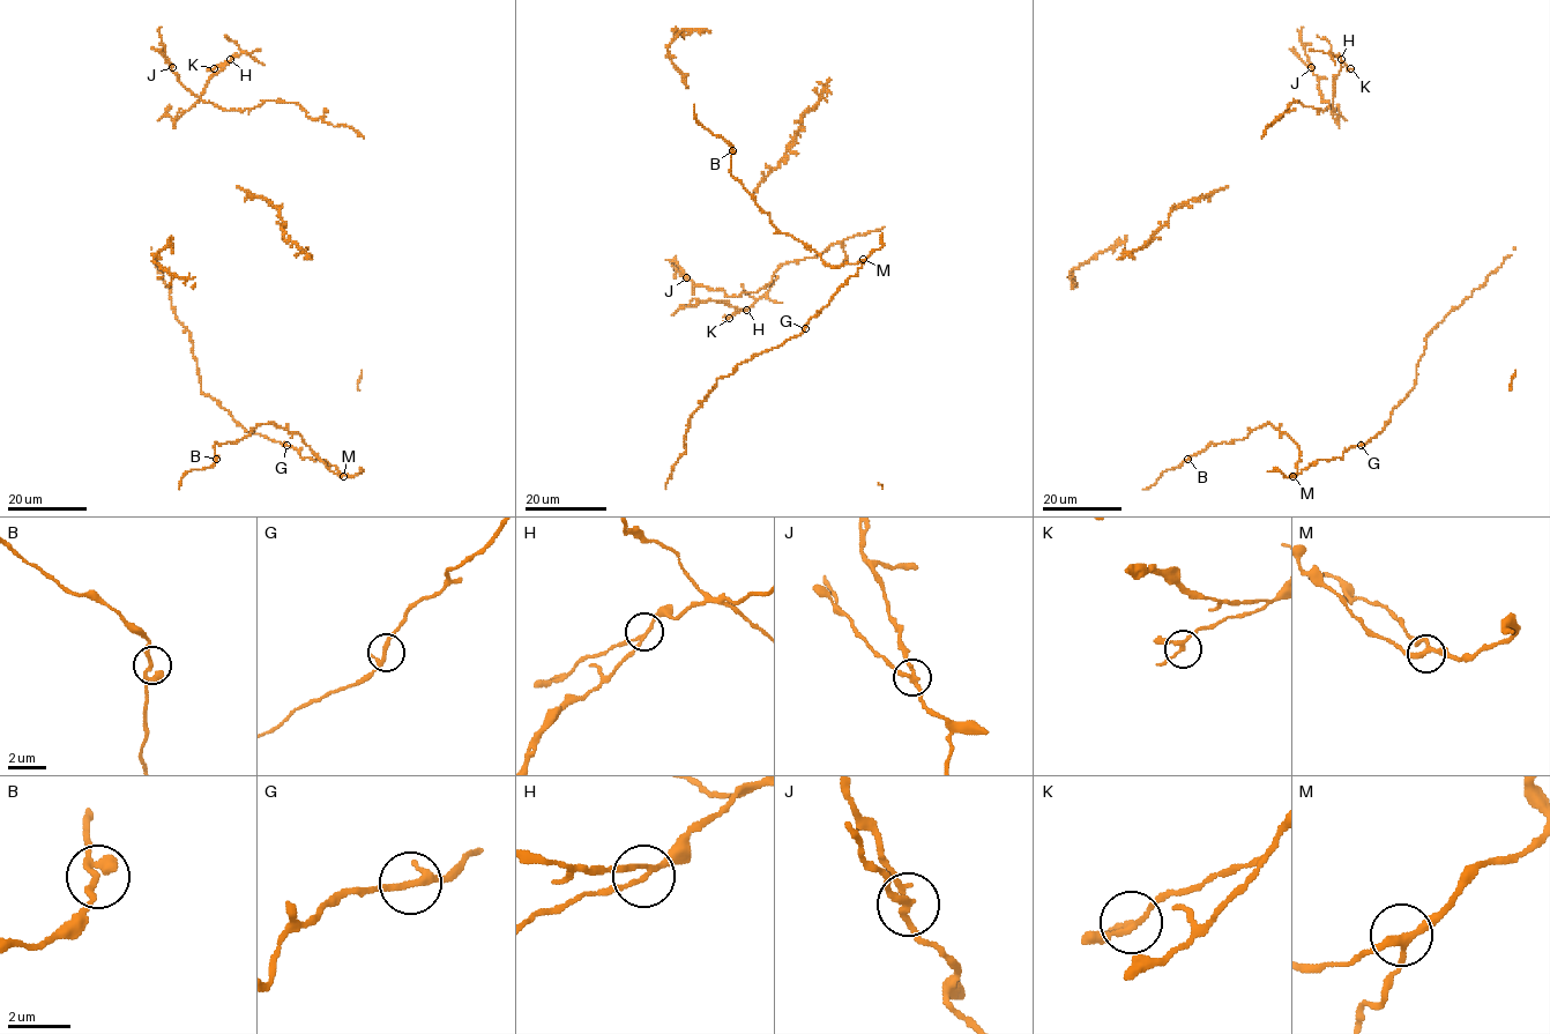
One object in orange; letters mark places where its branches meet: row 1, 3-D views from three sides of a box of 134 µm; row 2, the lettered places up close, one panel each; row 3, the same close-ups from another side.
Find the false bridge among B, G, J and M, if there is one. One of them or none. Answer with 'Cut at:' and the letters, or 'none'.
Cut at: J

